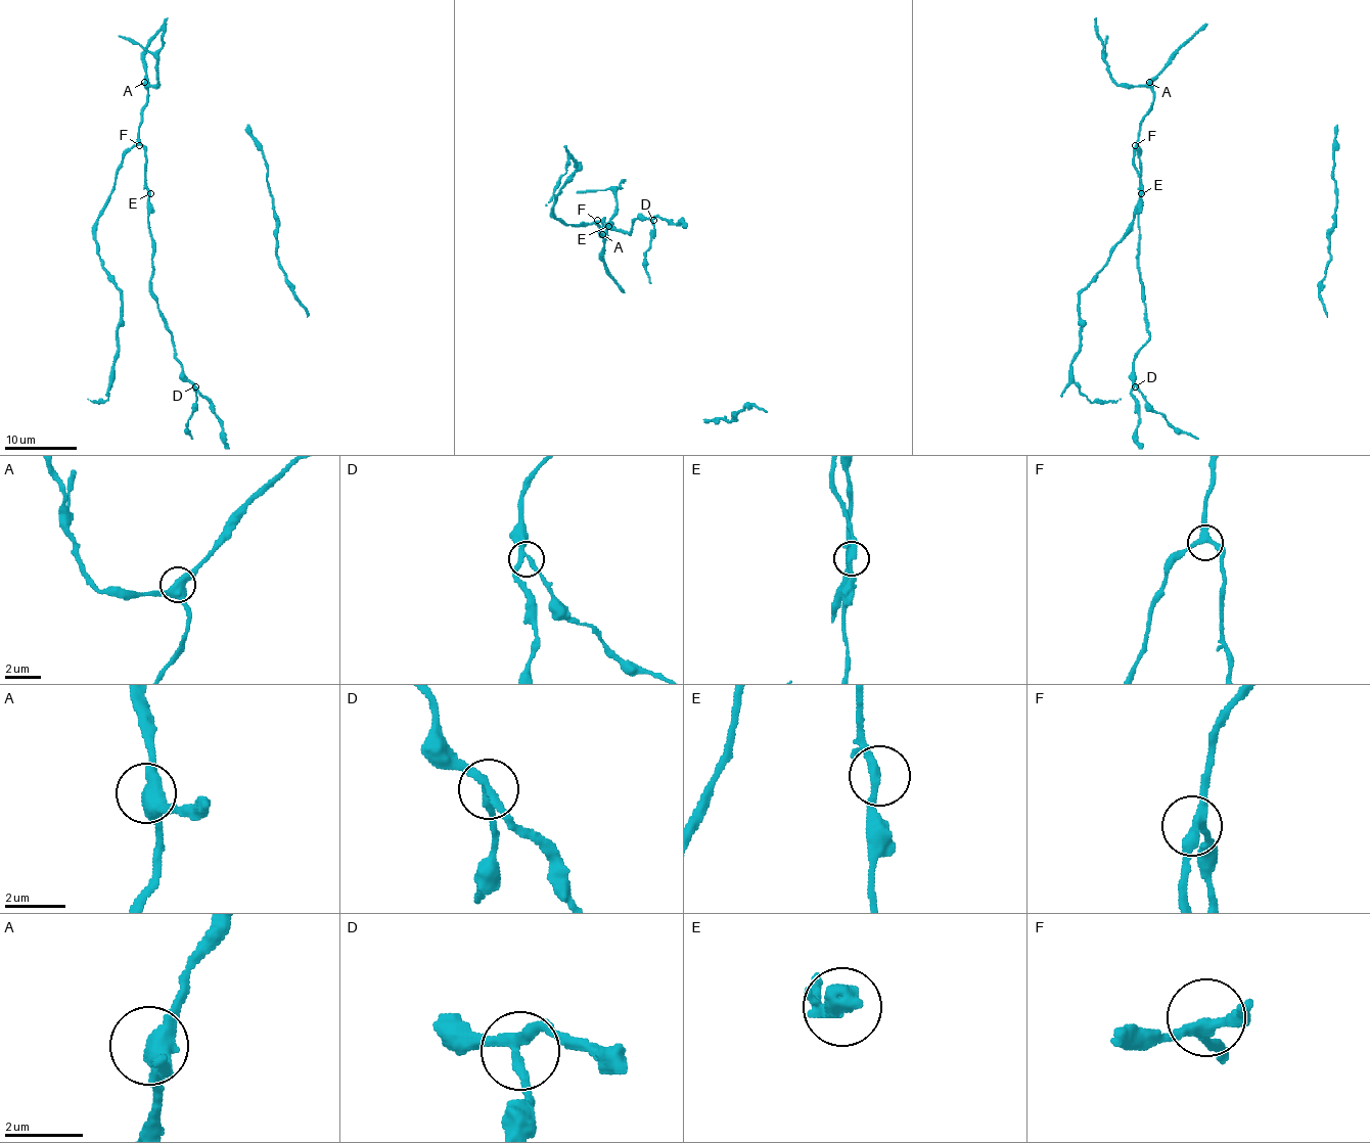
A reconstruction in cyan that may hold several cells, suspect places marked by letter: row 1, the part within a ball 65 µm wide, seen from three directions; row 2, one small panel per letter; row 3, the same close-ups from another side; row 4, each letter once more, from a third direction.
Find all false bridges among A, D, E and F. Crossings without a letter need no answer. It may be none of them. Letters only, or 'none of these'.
none of these

